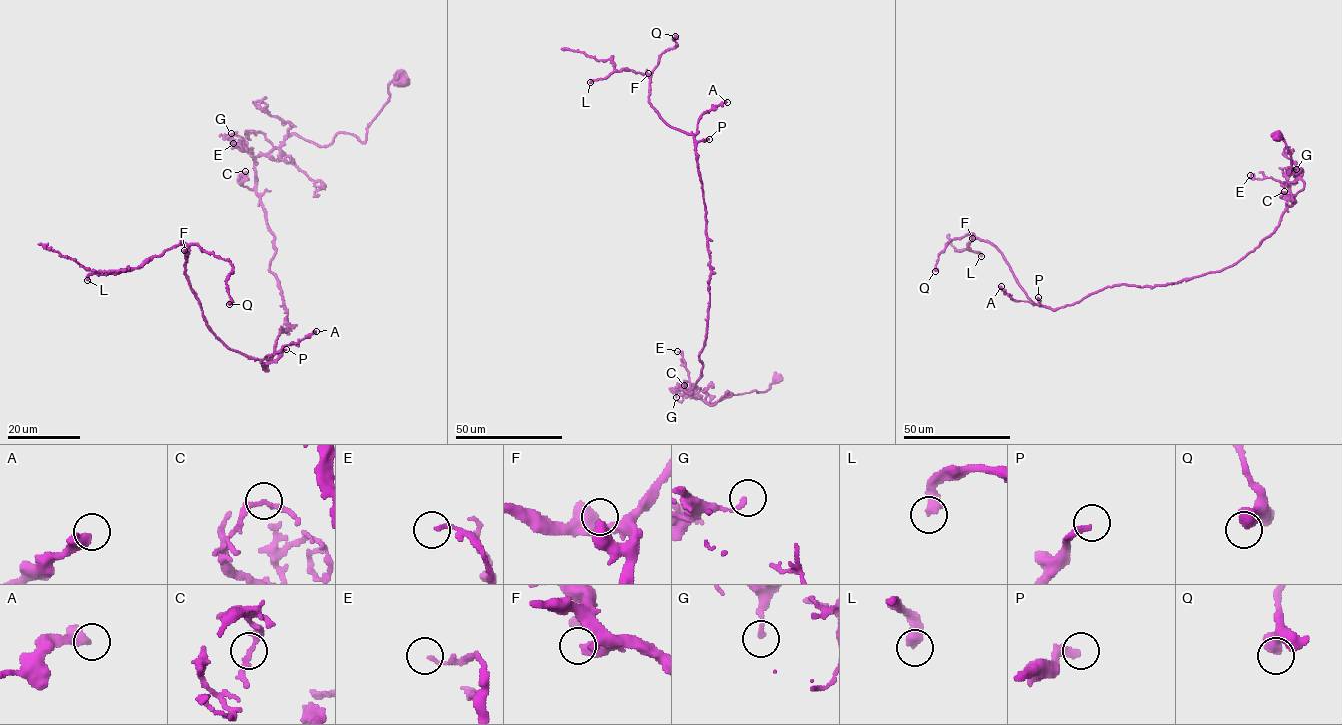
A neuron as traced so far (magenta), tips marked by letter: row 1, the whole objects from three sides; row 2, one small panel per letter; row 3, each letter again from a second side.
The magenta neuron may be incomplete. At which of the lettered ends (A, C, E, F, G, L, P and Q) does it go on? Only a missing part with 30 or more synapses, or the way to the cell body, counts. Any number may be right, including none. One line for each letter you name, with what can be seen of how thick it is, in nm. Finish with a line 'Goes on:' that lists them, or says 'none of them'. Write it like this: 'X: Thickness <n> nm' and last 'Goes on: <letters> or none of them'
L: Thickness 440 nm
Goes on: L

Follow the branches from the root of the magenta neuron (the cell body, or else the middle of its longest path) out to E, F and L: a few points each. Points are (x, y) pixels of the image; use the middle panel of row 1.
E: (777, 379), (766, 391), (754, 390), (707, 403), (690, 390), (683, 352), (677, 351)
F: (777, 379), (711, 403), (690, 393), (709, 302), (705, 207), (694, 135), (652, 107), (648, 73)
L: (777, 379), (711, 403), (690, 393), (711, 272), (694, 135), (652, 107), (649, 74), (590, 82)

